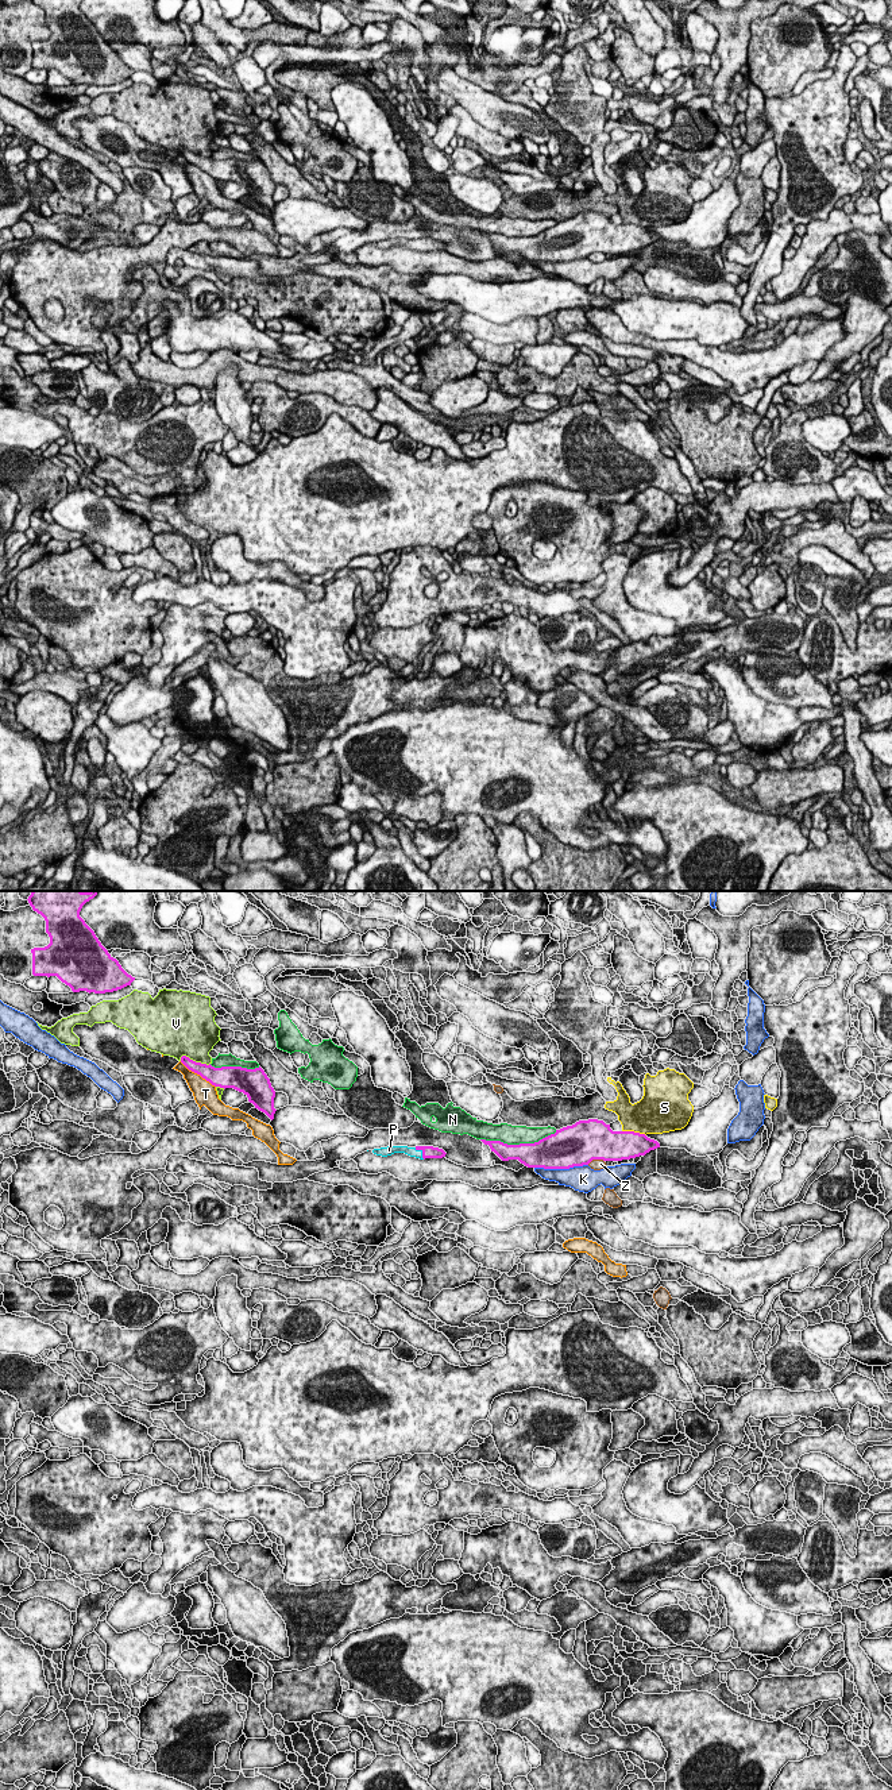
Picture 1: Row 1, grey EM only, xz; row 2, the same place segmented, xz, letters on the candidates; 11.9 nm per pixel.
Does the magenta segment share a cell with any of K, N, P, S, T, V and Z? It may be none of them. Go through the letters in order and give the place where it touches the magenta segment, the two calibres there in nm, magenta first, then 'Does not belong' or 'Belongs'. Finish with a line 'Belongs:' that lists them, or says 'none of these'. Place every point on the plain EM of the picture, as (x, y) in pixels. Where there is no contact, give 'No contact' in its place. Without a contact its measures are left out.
K: Touches magenta at xz (560, 261). Thickness 460 nm (magenta) against 280 nm. Does not belong
N: Touches magenta at xz (520, 236). Thickness 300 nm (magenta) against 240 nm. Does not belong
P: Touches magenta at xz (423, 245). Thickness 160 nm (magenta) against 120 nm. Belongs
S: Touches magenta at xz (633, 224). Thickness 360 nm (magenta) against 420 nm. Does not belong
T: Touches magenta at xz (197, 166). Thickness 220 nm (magenta) against 280 nm. Does not belong
V: Touches magenta at xz (194, 154). Thickness 190 nm (magenta) against 420 nm. Does not belong
Z: Touches magenta at xz (595, 251). Thickness 480 nm (magenta) against 130 nm. Does not belong
Belongs: P

